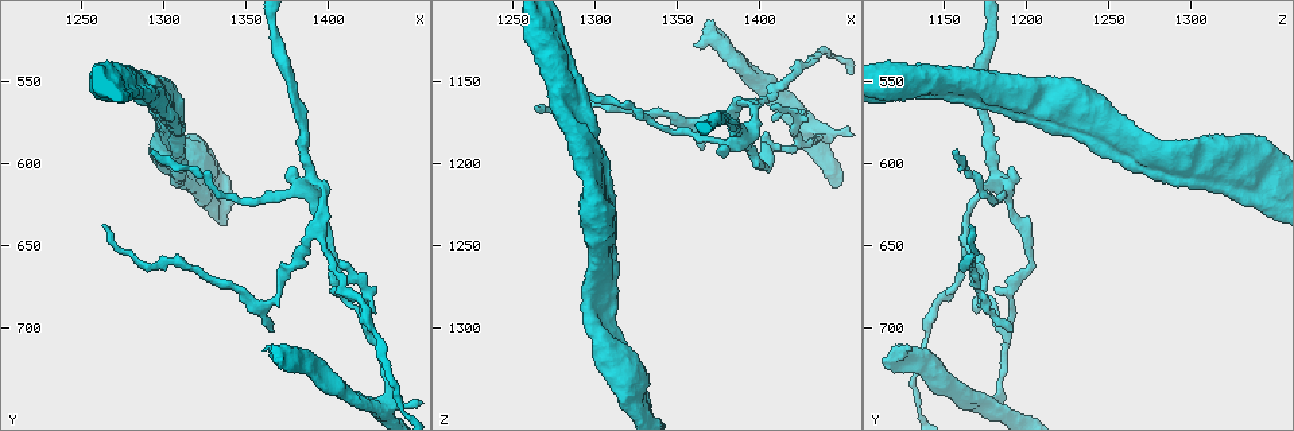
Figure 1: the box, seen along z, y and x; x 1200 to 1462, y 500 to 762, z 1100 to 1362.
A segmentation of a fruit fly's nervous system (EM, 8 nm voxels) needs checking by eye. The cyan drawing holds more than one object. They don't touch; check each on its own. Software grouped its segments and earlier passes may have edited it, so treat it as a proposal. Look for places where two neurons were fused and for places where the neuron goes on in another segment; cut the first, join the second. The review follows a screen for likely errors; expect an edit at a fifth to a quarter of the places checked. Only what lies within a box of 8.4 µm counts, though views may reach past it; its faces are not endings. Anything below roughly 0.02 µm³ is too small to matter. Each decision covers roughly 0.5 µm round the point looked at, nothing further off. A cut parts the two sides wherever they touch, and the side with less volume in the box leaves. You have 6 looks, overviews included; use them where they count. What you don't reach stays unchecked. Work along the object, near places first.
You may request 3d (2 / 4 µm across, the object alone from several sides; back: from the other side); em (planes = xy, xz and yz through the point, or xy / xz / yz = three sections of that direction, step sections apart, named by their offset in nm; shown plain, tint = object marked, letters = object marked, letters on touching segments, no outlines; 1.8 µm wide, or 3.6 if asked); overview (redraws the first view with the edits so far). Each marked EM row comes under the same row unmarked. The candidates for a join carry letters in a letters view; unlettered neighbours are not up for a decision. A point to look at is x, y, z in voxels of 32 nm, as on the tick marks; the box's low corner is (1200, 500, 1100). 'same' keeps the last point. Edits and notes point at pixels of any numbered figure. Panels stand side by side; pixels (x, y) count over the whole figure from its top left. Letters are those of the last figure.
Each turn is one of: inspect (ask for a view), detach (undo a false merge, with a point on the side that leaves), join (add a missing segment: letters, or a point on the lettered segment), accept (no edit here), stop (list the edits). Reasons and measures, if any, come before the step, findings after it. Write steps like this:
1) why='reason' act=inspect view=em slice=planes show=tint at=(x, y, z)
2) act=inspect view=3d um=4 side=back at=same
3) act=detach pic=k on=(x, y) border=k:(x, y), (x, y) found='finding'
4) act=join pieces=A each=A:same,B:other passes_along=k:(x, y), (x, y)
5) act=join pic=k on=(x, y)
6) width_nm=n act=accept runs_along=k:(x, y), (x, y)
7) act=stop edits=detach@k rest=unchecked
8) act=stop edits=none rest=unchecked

why='branch stops here' act=inspect view=3d um=4 side=back at=(1290, 562, 1154)

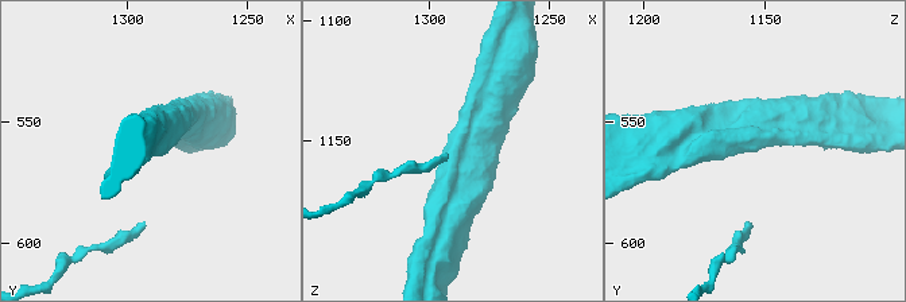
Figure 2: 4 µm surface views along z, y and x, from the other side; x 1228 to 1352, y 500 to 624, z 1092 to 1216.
act=inspect view=em slice=yz step=16 show=letters at=(1290, 563, 1153)

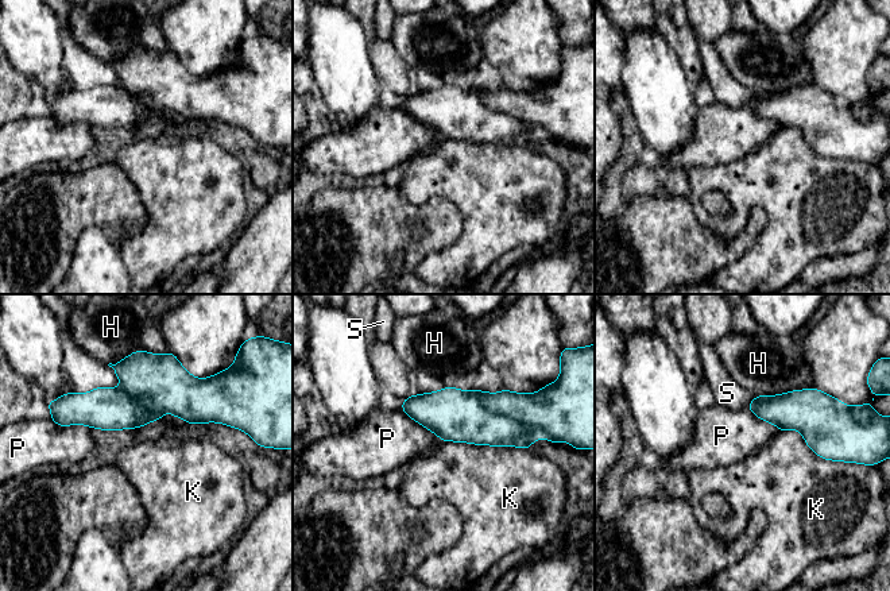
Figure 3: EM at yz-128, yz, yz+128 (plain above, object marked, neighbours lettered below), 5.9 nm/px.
act=inspect view=em slice=planes show=letters at=same

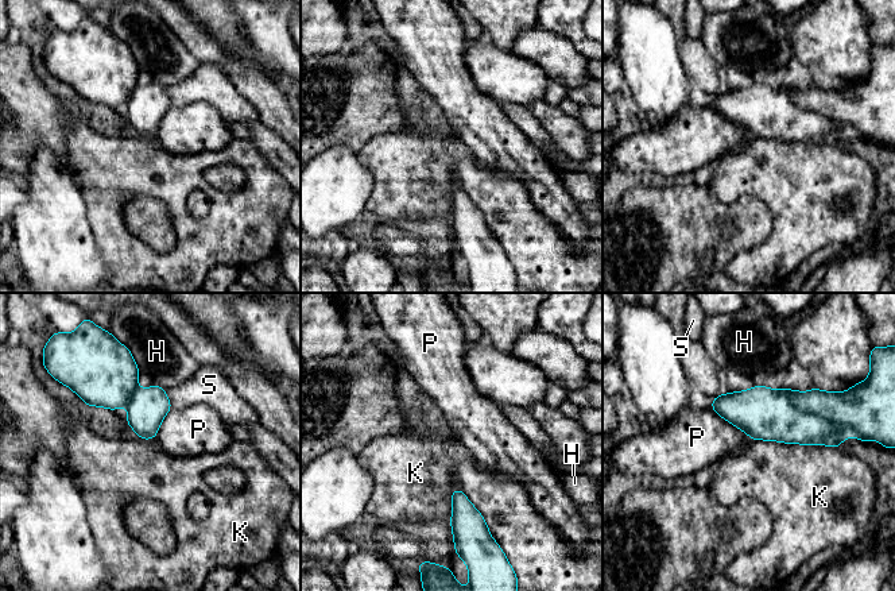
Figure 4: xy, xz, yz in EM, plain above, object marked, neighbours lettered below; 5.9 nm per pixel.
act=accept each=H:other,K:other,P:other,S:other border=4:(751, 439), (829, 444), (839, 448) found='none of them fits'

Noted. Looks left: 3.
why='narrows sharply' act=inspect view=3d um=2 at=(1392, 616, 1186)

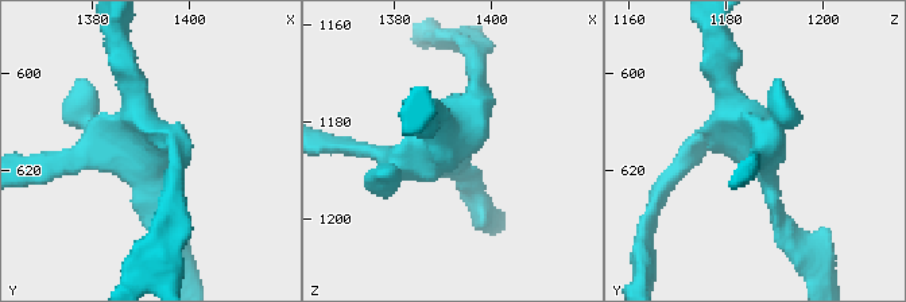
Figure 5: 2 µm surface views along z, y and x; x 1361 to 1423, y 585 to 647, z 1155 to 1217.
why='shape alone is not enough' act=inspect view=em slice=xz step=8 show=tint at=(1392, 616, 1186)

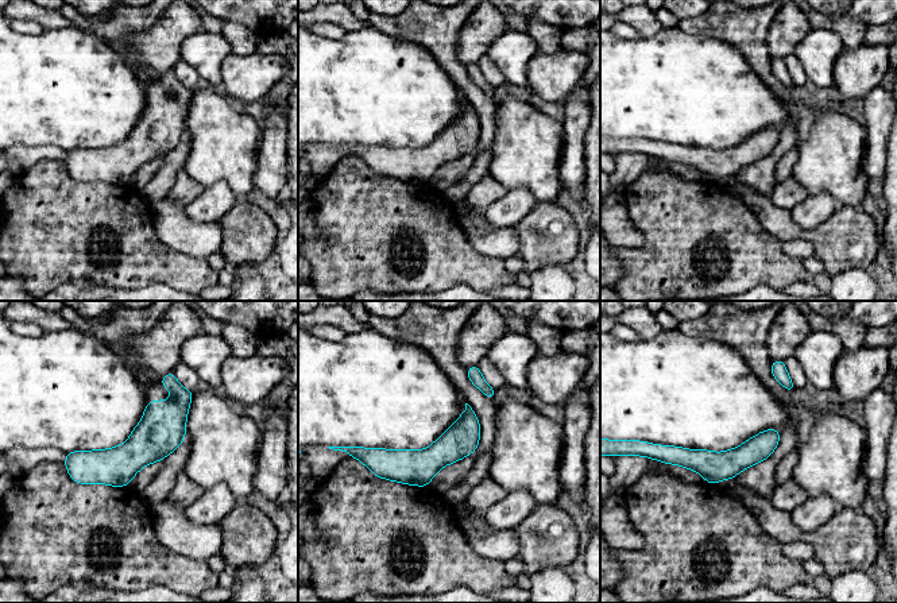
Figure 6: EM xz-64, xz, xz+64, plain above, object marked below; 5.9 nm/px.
why='cut it another way' act=inspect view=em slice=planes show=letters at=same

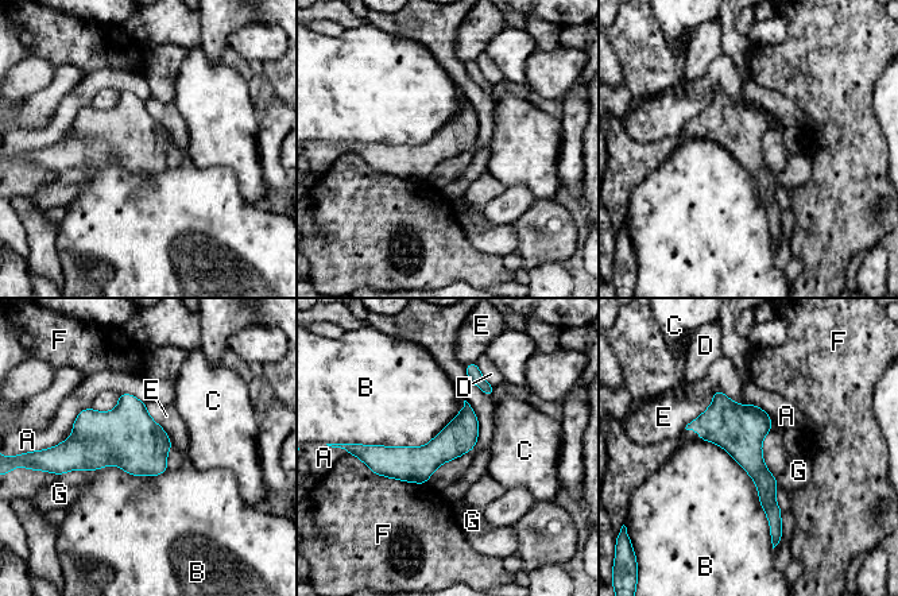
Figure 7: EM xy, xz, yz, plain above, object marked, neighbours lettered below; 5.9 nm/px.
act=accept each=A:other,B:other,C:other,D:other,E:other,F:other,G:other border=7:(464, 399), (422, 445), (355, 444) found='all the same neuron'

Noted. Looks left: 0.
act=stop edits=none rest=unchecked

